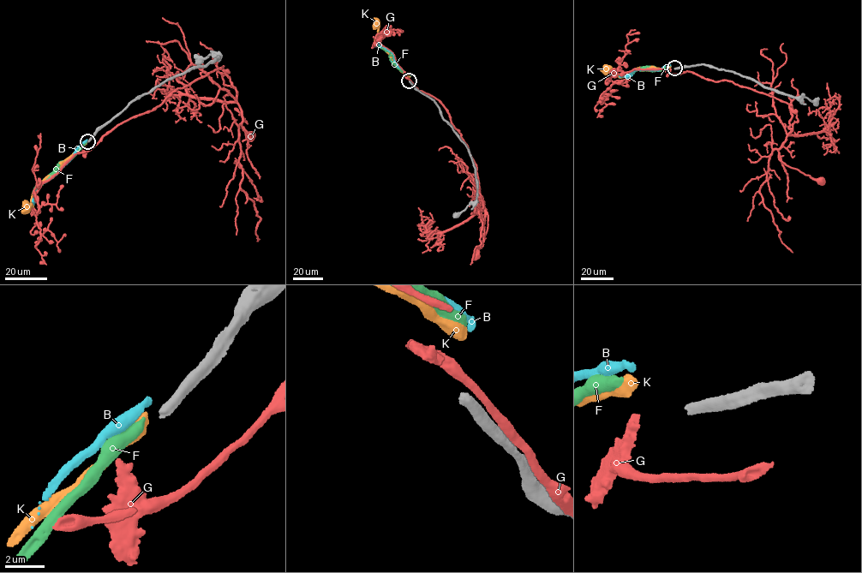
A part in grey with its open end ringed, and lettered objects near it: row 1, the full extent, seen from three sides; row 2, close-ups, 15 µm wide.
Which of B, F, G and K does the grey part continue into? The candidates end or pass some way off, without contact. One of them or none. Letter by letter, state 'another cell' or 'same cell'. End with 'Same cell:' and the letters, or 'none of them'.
B: another cell
F: another cell
G: another cell
K: same cell
Same cell: K

